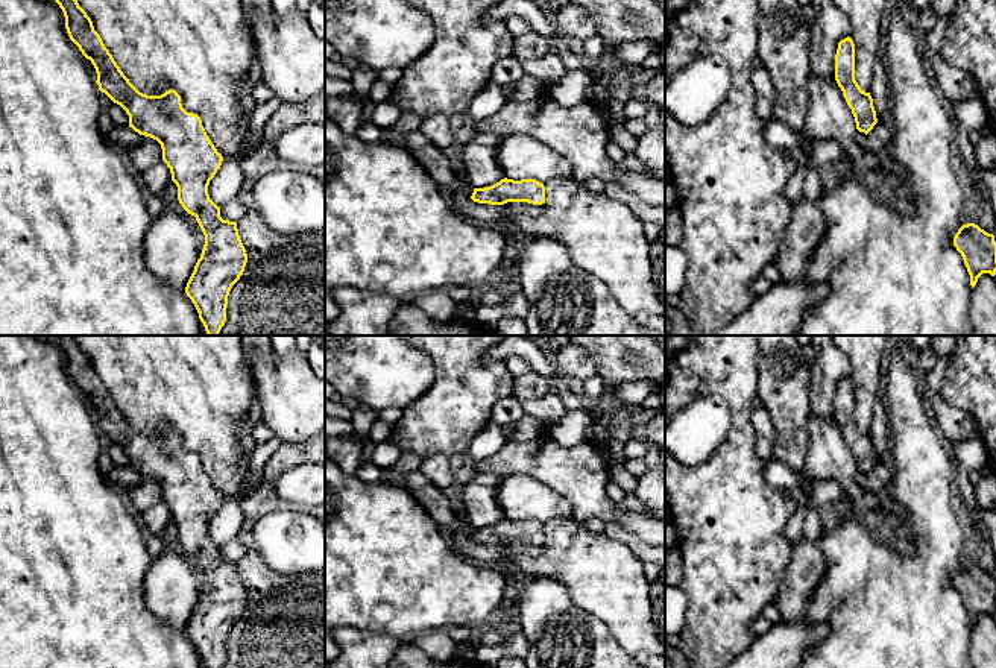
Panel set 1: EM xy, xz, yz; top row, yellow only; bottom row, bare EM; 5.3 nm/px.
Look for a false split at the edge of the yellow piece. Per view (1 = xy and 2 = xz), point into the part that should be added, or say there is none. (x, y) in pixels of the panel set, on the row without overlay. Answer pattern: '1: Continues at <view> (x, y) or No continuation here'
1: No continuation here
2: No continuation here

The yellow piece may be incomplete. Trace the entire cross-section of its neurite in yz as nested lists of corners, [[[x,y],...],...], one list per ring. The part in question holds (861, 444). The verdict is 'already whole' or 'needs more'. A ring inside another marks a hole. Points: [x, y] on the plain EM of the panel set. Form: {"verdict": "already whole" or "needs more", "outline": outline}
{"verdict": "already whole", "outline": [[[850,377],[838,383],[835,395],[835,421],[852,449],[856,469],[867,475],[878,463],[878,458],[870,433],[862,431],[855,421],[855,384]]]}

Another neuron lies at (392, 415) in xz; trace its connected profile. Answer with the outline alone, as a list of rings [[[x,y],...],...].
[[[389,407],[386,410],[378,411],[378,419],[392,428],[399,422],[402,413],[404,413],[404,408]]]

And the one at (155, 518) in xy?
[[[164,501],[146,509],[141,515],[146,534],[161,534],[172,521],[170,509]]]

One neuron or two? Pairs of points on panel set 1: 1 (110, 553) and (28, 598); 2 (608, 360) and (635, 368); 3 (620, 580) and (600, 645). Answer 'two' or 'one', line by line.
1: one
2: one
3: two

